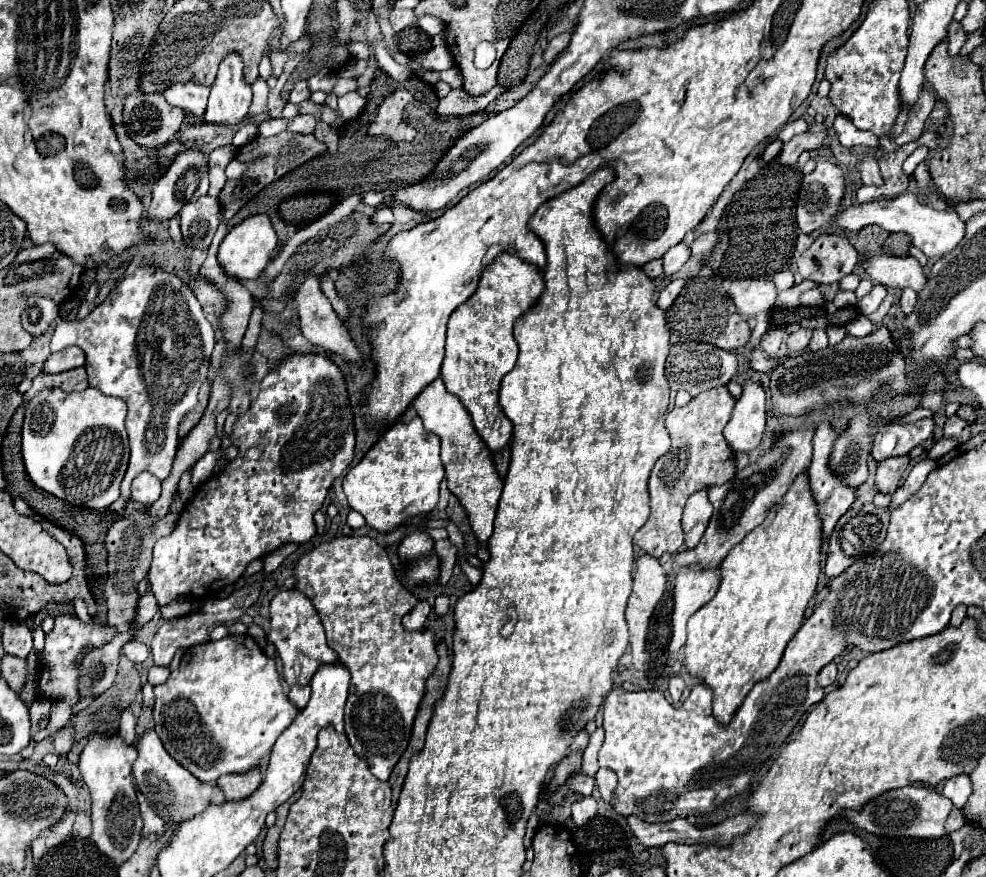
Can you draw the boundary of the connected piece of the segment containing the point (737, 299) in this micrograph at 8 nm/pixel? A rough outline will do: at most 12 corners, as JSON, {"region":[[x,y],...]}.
{"region":[[741,279],[731,297],[741,315],[773,307],[771,279]]}

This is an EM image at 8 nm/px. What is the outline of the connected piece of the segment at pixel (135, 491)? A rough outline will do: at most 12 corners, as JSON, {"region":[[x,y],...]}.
{"region":[[151,473],[133,479],[131,499],[153,505],[161,495],[161,481]]}

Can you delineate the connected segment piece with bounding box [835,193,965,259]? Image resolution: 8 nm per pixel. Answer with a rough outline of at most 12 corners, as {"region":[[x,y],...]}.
{"region":[[915,193],[873,199],[839,213],[835,225],[879,225],[905,233],[929,259],[965,235],[953,209],[937,211]]}

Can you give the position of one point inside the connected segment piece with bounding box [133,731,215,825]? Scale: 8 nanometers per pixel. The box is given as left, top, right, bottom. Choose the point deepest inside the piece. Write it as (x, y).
(174, 794)

